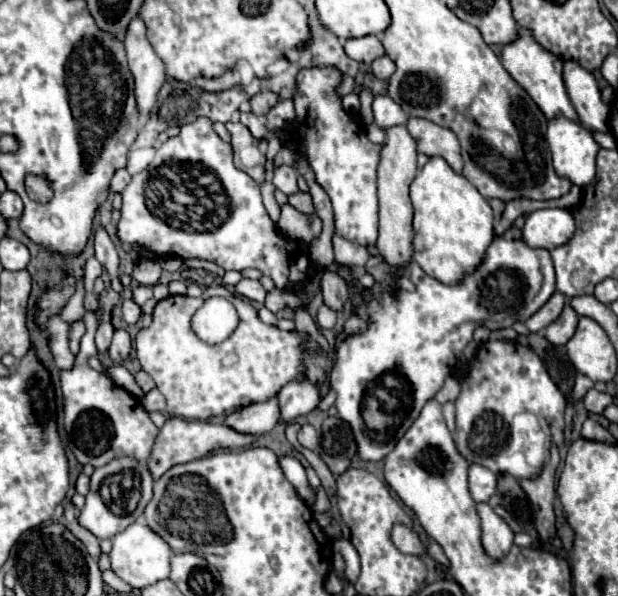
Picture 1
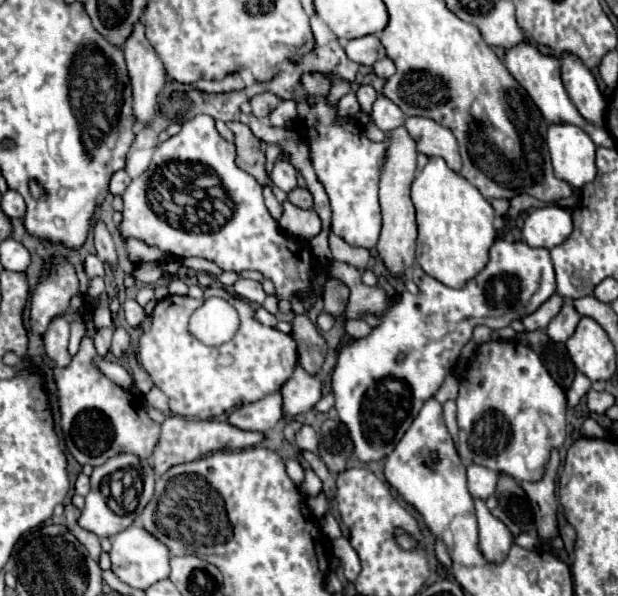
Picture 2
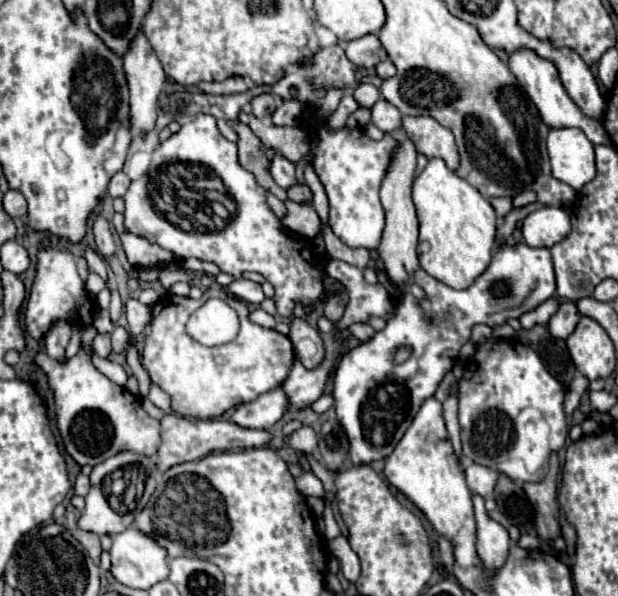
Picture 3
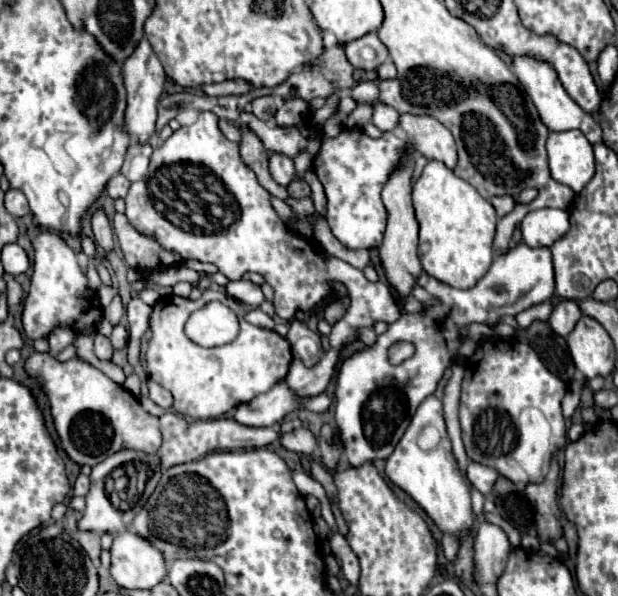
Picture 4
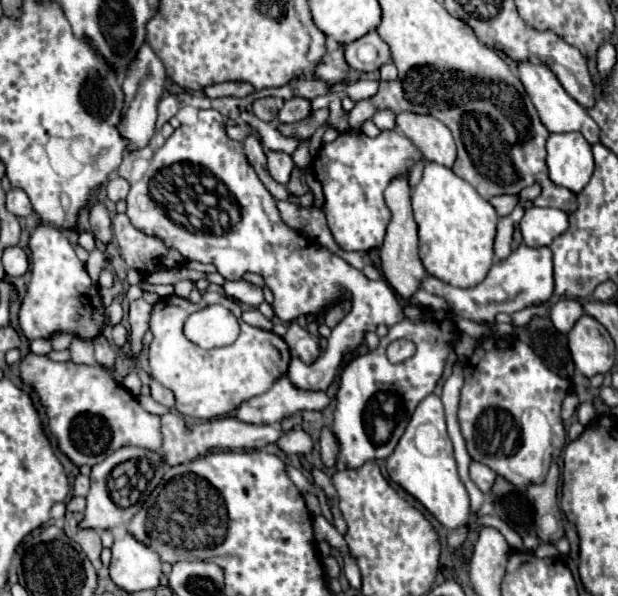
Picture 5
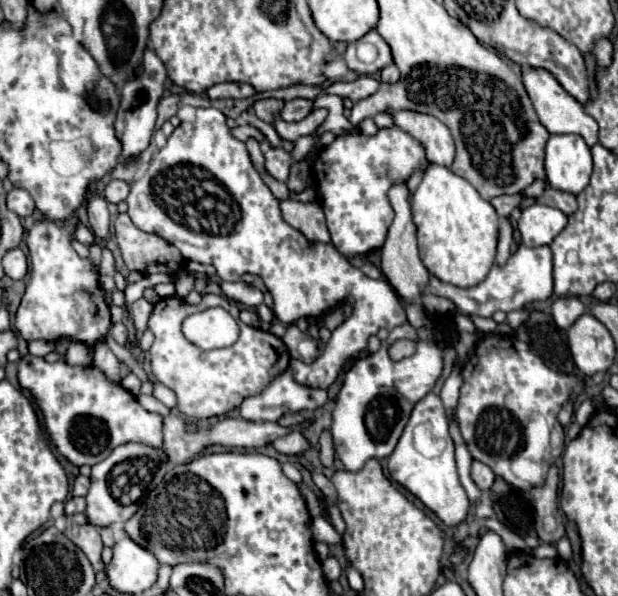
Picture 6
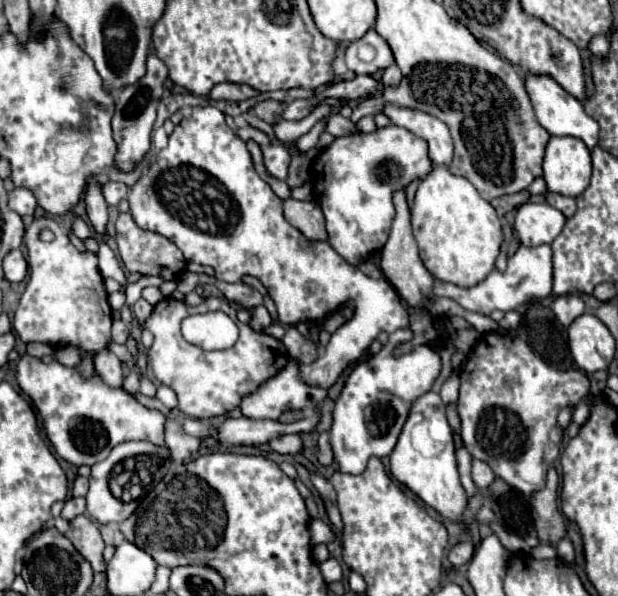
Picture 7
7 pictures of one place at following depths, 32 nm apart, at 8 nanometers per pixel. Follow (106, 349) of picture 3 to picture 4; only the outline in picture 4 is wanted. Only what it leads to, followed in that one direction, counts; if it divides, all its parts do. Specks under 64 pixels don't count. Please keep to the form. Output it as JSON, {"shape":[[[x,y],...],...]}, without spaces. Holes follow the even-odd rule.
{"shape":[[[96,334],[94,338],[94,354],[100,358],[100,360],[110,360],[112,358],[112,344],[110,344],[110,338],[102,336],[102,334]]]}

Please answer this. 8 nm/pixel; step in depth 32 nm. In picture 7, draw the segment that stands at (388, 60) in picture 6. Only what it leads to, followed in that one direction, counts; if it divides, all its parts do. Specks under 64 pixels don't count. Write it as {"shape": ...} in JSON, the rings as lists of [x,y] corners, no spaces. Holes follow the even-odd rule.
{"shape":[[[372,28],[346,48],[346,66],[356,74],[376,74],[394,64],[388,42]]]}

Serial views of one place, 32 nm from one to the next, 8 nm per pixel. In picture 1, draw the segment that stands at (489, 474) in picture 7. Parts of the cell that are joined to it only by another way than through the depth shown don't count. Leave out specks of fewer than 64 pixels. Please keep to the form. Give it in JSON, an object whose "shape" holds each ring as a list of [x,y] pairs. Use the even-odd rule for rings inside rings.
{"shape":[[[472,464],[468,472],[468,482],[470,482],[470,494],[474,502],[488,502],[490,496],[496,492],[498,476],[484,466]]]}

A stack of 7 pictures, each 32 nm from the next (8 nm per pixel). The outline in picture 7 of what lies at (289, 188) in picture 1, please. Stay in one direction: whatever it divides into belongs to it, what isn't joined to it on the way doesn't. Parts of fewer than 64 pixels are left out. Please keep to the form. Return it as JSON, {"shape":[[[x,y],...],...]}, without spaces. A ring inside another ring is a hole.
{"shape":[[[266,144],[262,146],[262,152],[264,152],[264,164],[266,164],[266,170],[278,178],[278,180],[286,180],[288,176],[288,164],[292,160],[290,152],[284,148],[284,146],[276,146],[276,144]]]}

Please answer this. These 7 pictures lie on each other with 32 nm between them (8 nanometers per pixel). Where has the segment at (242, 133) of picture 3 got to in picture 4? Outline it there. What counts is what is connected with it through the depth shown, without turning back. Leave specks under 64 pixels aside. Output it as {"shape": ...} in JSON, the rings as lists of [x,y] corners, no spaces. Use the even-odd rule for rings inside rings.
{"shape":[[[240,126],[240,132],[242,132],[242,140],[240,140],[240,158],[242,162],[254,170],[258,182],[276,198],[280,200],[286,200],[288,194],[286,194],[286,188],[284,186],[278,186],[270,174],[268,174],[268,152],[266,148],[262,146],[260,138],[248,128],[248,126]]]}

